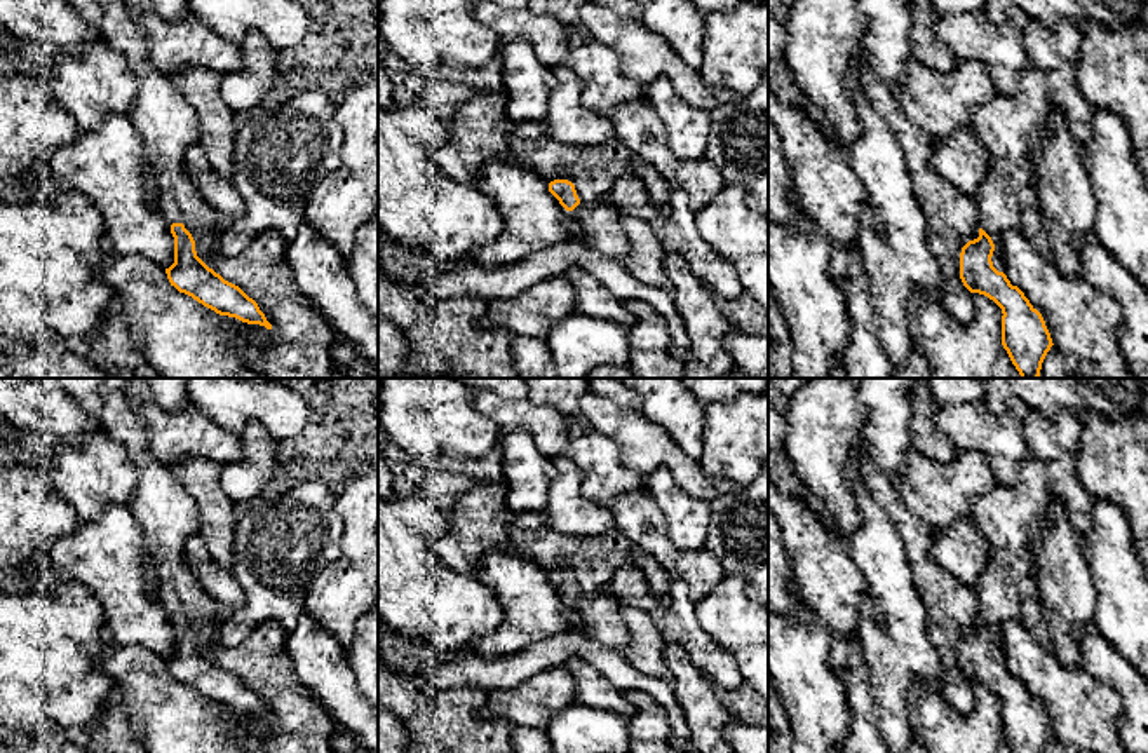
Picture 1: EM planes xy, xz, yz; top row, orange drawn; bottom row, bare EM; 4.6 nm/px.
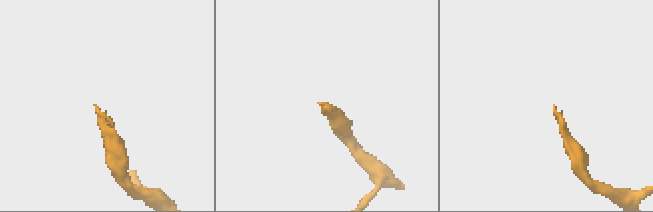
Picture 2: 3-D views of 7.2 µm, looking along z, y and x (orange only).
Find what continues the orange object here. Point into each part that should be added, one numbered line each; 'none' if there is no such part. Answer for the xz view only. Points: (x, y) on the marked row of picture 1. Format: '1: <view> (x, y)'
1: xz (601, 232)

